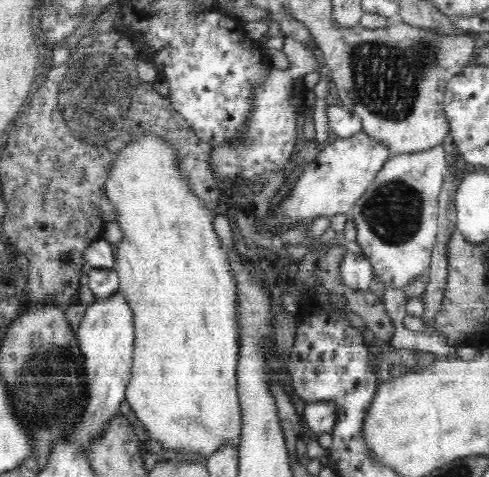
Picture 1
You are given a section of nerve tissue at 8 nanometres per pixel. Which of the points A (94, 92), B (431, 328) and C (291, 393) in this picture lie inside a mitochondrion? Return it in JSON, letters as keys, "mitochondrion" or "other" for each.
{"A":"mitochondrion","B":"other","C":"other"}

